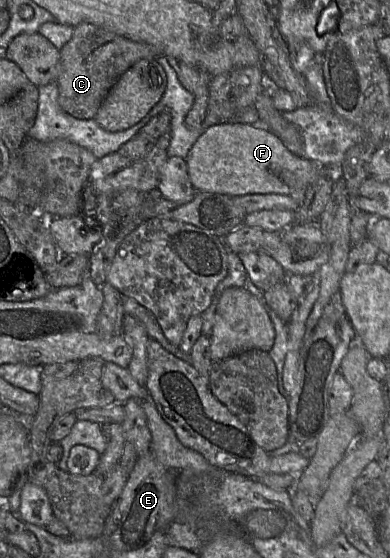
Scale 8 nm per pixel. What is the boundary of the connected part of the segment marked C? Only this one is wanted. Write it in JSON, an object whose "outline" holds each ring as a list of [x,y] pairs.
{"outline":[[[82,22],[74,27],[73,37],[60,49],[59,73],[56,85],[60,107],[78,119],[94,119],[104,99],[120,76],[141,59],[160,56],[155,46],[136,42]]]}

